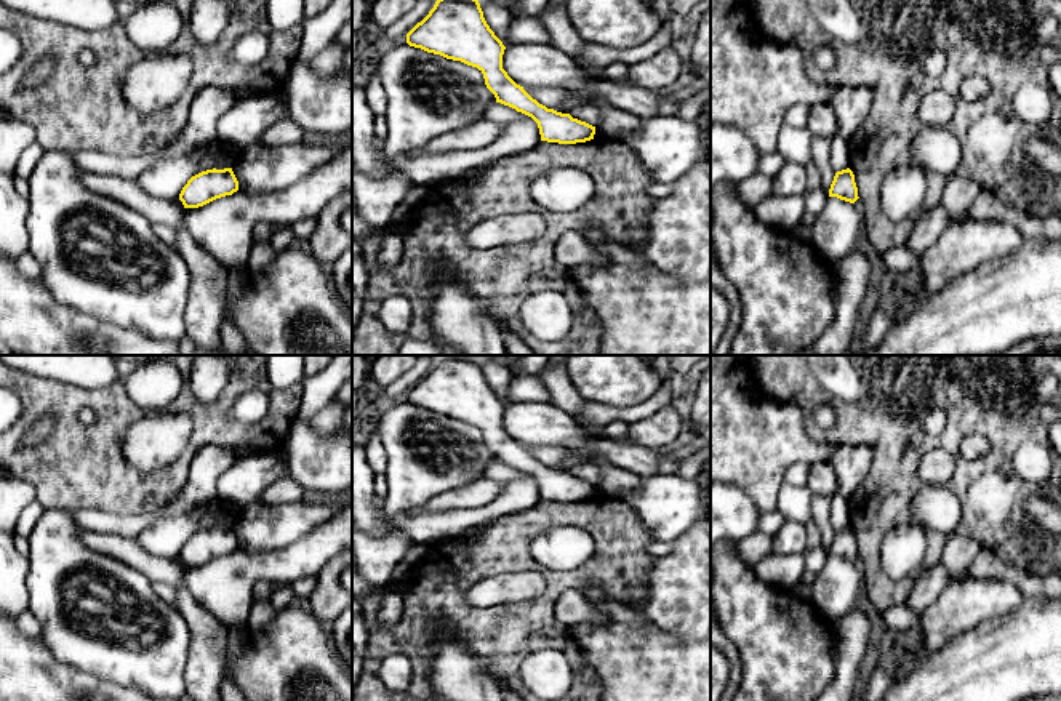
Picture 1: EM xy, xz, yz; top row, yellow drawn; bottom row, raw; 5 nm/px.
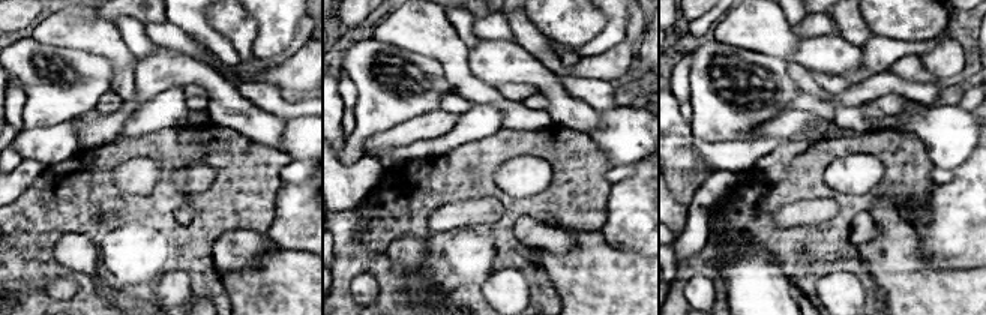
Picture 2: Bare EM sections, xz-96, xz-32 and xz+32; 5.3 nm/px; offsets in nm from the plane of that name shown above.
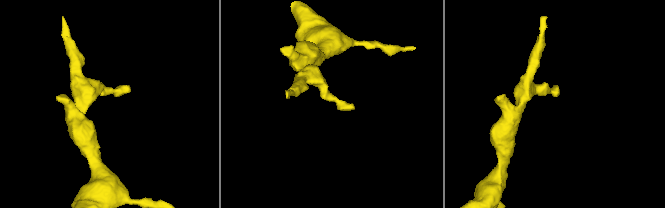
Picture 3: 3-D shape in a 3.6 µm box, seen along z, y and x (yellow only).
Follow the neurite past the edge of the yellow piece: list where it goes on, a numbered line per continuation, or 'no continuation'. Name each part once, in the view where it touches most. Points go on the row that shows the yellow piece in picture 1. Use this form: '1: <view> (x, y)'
no continuation

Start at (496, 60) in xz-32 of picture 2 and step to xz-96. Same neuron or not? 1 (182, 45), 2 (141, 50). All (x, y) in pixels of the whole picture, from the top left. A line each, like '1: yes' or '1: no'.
1: no
2: no

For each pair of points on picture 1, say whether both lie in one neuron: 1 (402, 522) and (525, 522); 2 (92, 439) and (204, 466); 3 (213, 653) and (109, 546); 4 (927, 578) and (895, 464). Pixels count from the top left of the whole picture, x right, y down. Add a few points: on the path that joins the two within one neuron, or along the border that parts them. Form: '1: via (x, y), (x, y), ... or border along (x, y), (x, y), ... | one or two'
1: border along (530, 506), (495, 520) | two
2: border along (223, 445), (196, 455), (175, 496) | two
3: via (199, 620), (181, 589), (143, 560) | one
4: border along (917, 573), (912, 589), (903, 604) | two

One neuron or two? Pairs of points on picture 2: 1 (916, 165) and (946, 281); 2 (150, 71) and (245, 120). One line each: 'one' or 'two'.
1: two
2: one

